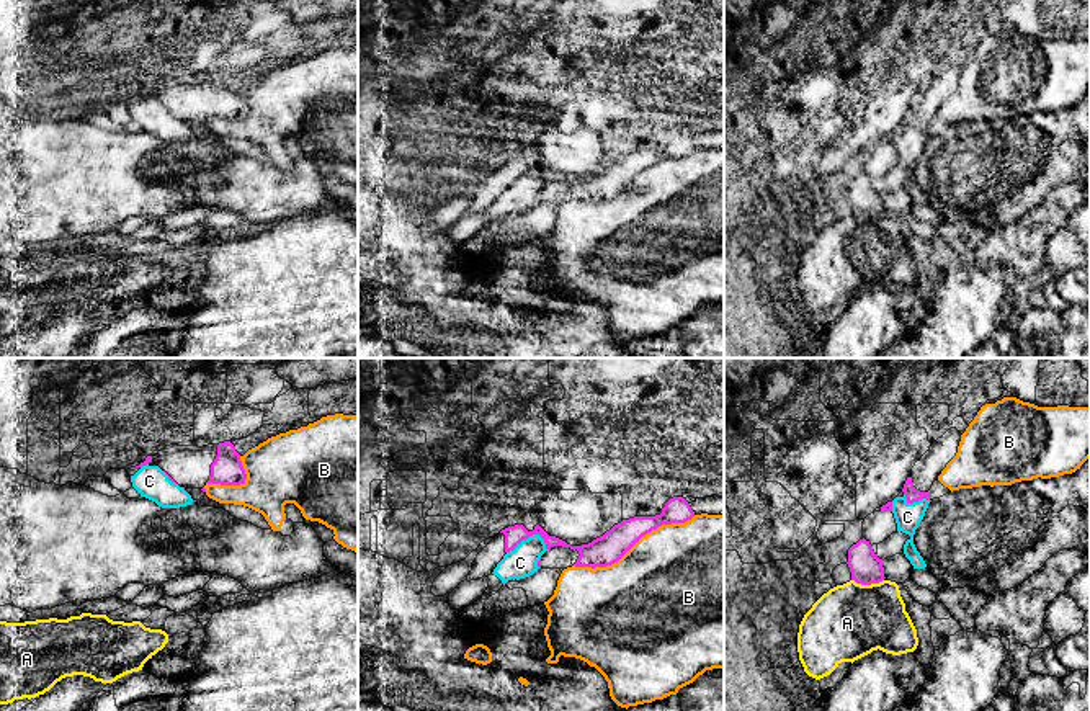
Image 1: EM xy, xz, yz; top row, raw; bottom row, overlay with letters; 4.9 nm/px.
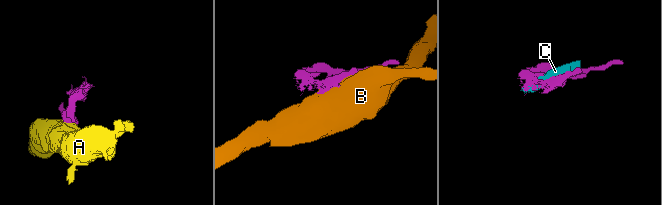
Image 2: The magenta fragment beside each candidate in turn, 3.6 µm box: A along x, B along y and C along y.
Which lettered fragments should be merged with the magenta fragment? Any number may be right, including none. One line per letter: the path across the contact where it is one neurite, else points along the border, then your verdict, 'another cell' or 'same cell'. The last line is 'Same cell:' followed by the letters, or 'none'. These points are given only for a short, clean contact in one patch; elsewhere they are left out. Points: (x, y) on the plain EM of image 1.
A: along yz (852, 213), (862, 218), (878, 218), (883, 214) | another cell
B: another cell
C: another cell
Same cell: none

